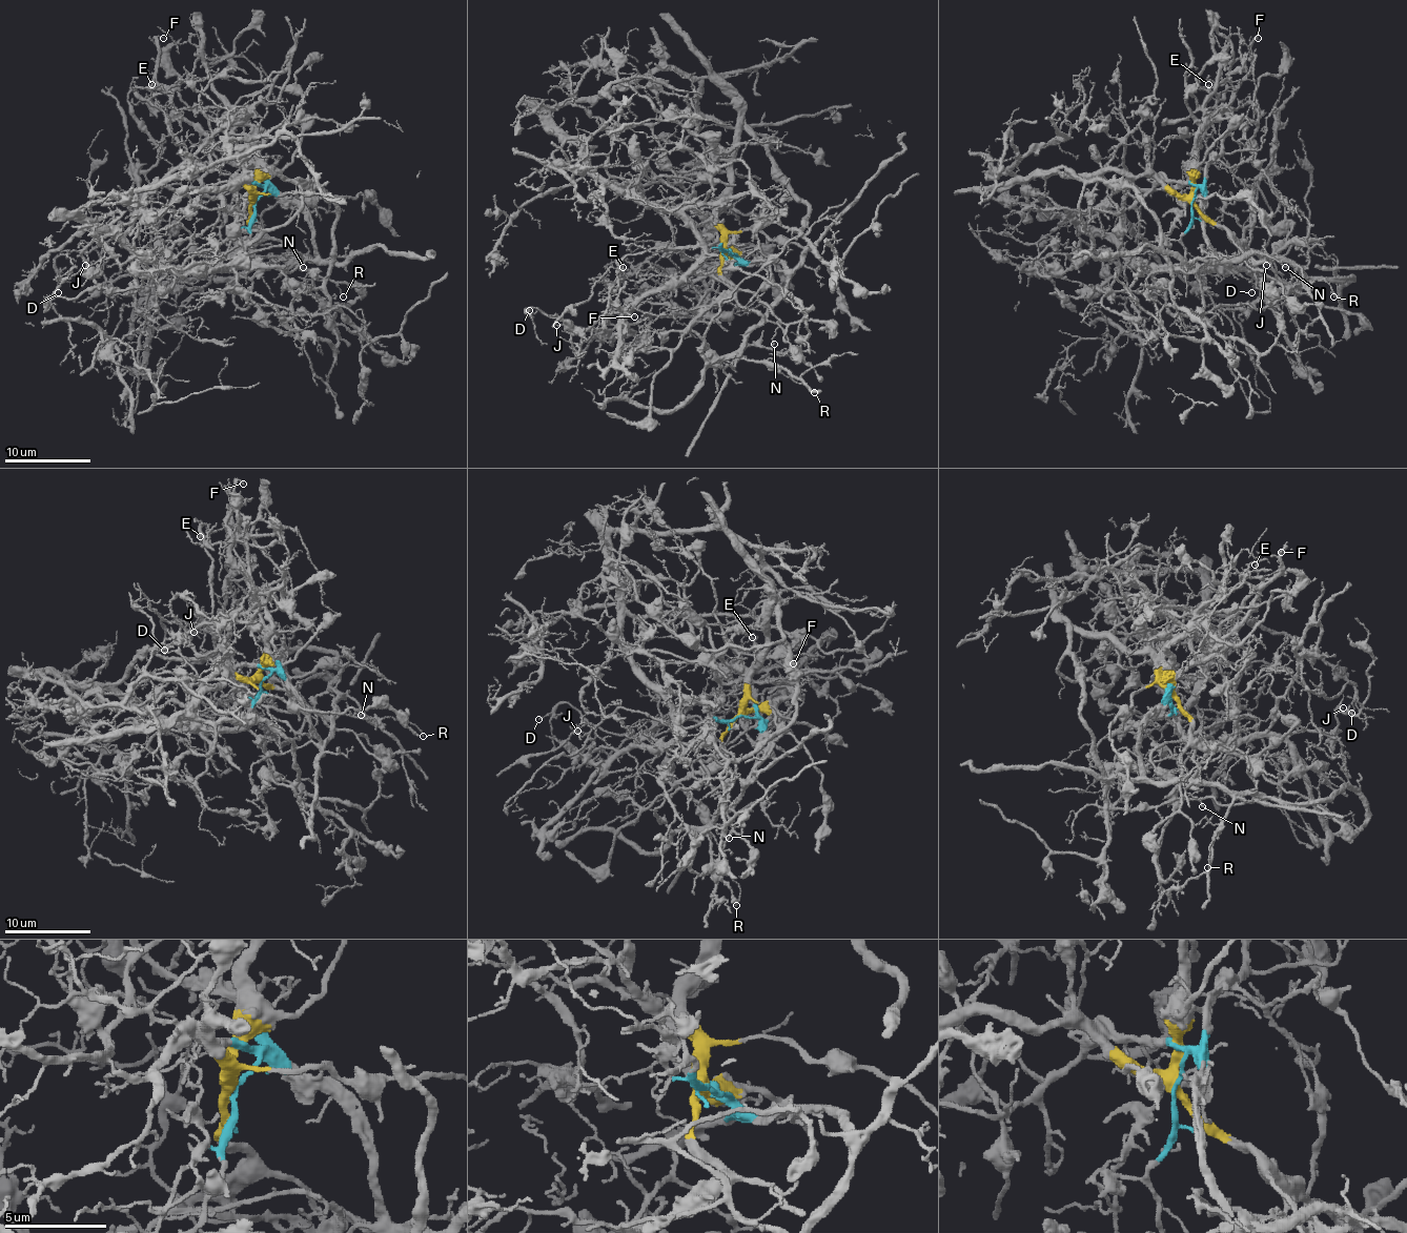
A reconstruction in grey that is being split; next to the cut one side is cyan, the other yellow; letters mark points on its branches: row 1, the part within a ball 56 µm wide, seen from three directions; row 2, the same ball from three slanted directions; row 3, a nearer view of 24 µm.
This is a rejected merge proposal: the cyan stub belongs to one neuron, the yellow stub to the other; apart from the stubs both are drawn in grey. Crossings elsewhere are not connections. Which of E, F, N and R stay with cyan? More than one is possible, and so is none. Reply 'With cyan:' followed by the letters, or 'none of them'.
With cyan: F, N, R

